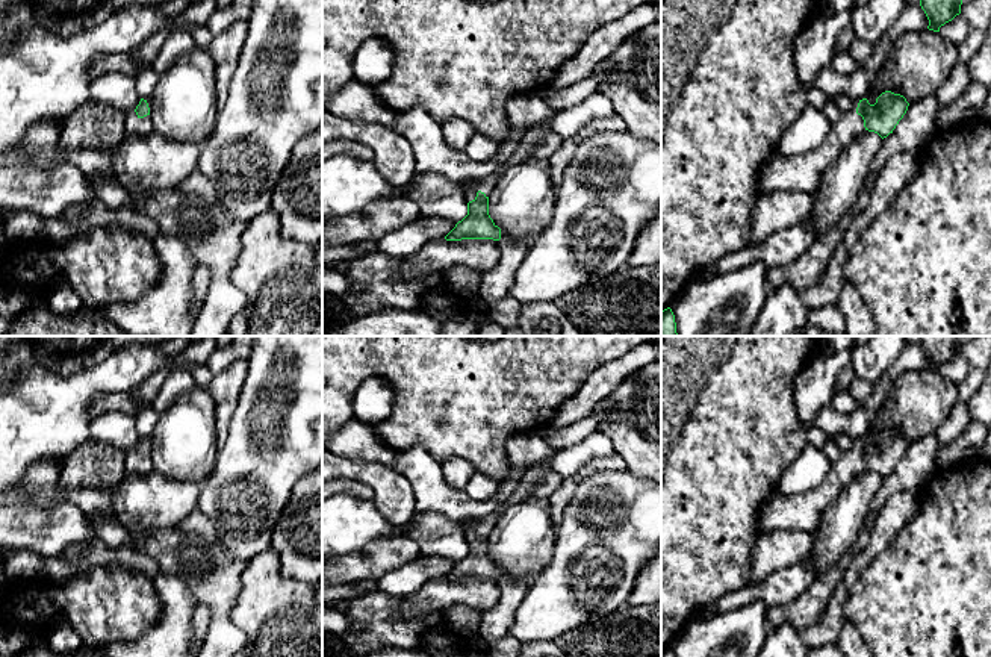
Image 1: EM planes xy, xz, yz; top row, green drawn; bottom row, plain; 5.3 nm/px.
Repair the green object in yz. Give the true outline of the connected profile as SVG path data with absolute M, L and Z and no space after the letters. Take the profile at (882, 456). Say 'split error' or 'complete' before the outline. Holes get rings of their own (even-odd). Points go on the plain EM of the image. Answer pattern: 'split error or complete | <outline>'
split error | M882 431L875 444L865 436L832 462L826 478L802 495L775 492L758 512L758 525L766 531L791 530L811 533L843 487L864 469L887 477L908 450L909 442L900 433Z

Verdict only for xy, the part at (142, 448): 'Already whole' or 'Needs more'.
Needs more

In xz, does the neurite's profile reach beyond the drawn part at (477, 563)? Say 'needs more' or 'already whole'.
needs more

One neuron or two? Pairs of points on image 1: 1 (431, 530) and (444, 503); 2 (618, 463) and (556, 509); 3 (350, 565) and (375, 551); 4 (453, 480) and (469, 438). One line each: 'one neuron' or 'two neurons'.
1: two neurons
2: one neuron
3: one neuron
4: two neurons

